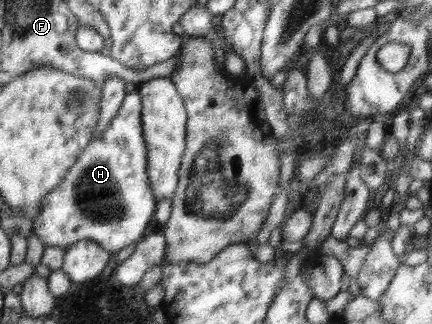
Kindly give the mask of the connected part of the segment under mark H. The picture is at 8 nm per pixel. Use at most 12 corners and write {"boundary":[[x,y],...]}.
{"boundary":[[131,87],[32,225],[45,246],[115,253],[148,234],[141,96]]}

